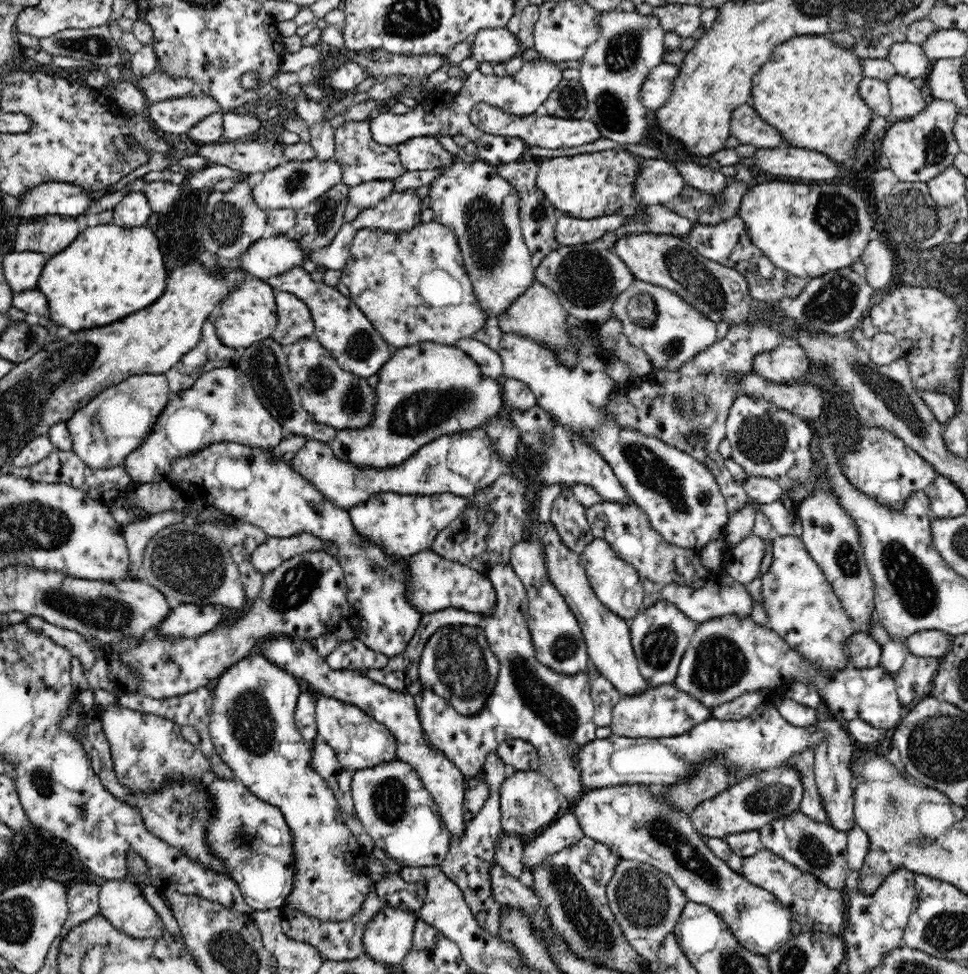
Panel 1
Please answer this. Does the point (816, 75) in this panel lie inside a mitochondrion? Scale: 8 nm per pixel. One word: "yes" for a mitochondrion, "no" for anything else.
no

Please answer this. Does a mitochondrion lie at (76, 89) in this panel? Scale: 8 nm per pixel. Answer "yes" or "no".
no

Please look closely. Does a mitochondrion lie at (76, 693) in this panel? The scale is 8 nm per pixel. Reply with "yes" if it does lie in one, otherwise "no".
no

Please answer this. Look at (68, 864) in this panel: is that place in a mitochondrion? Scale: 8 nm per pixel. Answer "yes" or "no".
no

